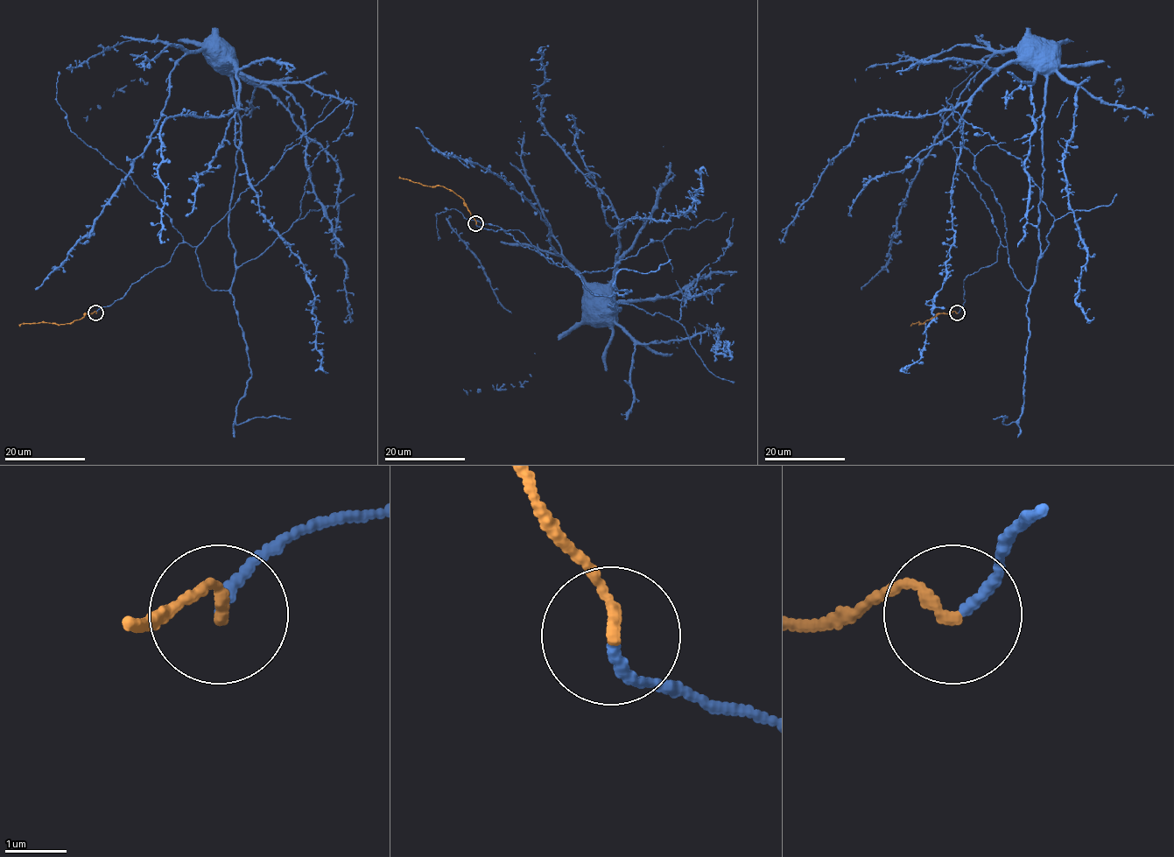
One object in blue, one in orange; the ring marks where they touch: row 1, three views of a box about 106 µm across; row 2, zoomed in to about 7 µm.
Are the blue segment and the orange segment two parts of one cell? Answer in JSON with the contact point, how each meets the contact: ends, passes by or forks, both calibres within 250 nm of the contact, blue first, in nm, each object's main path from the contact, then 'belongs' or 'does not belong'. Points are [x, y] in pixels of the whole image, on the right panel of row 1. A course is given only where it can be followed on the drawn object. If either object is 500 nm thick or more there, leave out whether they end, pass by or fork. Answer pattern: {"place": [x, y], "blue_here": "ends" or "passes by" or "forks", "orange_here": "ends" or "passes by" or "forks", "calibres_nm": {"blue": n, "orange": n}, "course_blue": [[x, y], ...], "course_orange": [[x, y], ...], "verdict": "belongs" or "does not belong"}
{"place": [957, 312], "blue_here": "ends", "orange_here": "ends", "calibres_nm": {"blue": 170, "orange": 180}, "course_blue": [[957, 313], [963, 280], [995, 262], [1001, 242], [1015, 278], [1028, 290], [1033, 285], [1040, 254], [1047, 51]], "course_orange": [[957, 313], [937, 313], [924, 323], [912, 323], [911, 326]], "verdict": "belongs"}

